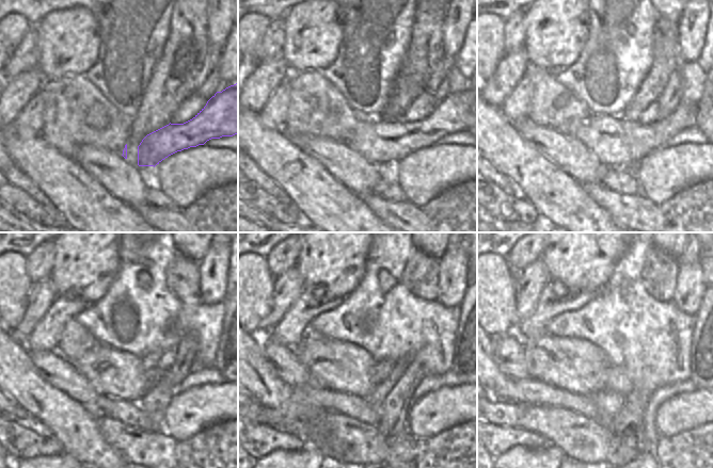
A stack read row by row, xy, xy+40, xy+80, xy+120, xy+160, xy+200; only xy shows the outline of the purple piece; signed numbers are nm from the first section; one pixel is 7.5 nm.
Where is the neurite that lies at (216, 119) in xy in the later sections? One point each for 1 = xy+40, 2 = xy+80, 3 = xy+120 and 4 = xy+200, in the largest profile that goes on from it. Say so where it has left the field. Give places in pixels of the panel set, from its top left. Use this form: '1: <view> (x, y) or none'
1: xy+40 (383, 143)
2: xy+80 (616, 142)
3: xy+120 (112, 372)
4: xy+200 (575, 365)

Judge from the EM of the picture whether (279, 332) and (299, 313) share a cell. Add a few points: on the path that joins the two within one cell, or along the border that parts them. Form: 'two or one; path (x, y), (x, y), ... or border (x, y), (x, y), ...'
one; path (284, 328), (294, 319)

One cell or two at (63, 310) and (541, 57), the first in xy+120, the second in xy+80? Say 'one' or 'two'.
two

